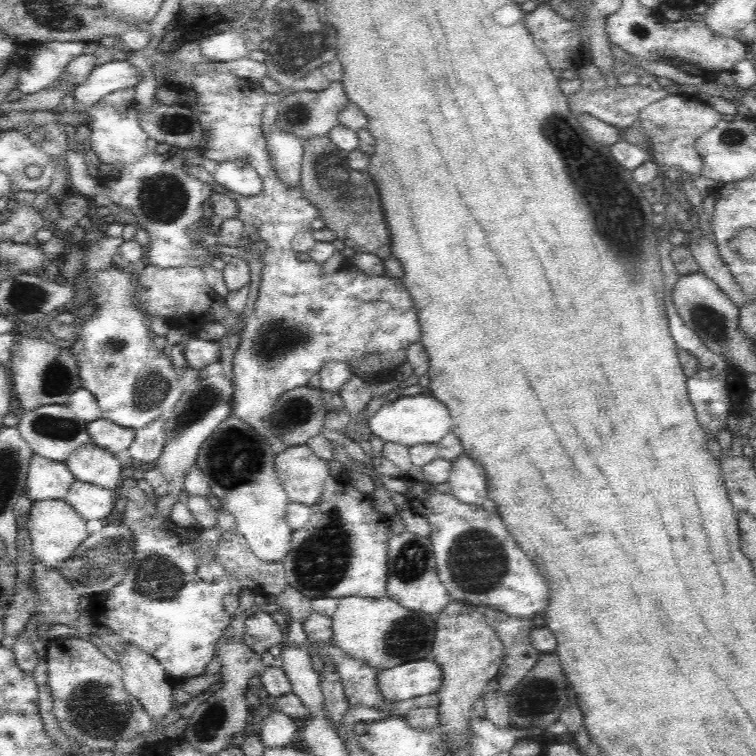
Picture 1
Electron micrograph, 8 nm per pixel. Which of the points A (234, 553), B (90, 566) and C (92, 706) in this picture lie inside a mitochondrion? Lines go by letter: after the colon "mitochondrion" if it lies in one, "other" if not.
A: other
B: mitochondrion
C: mitochondrion

